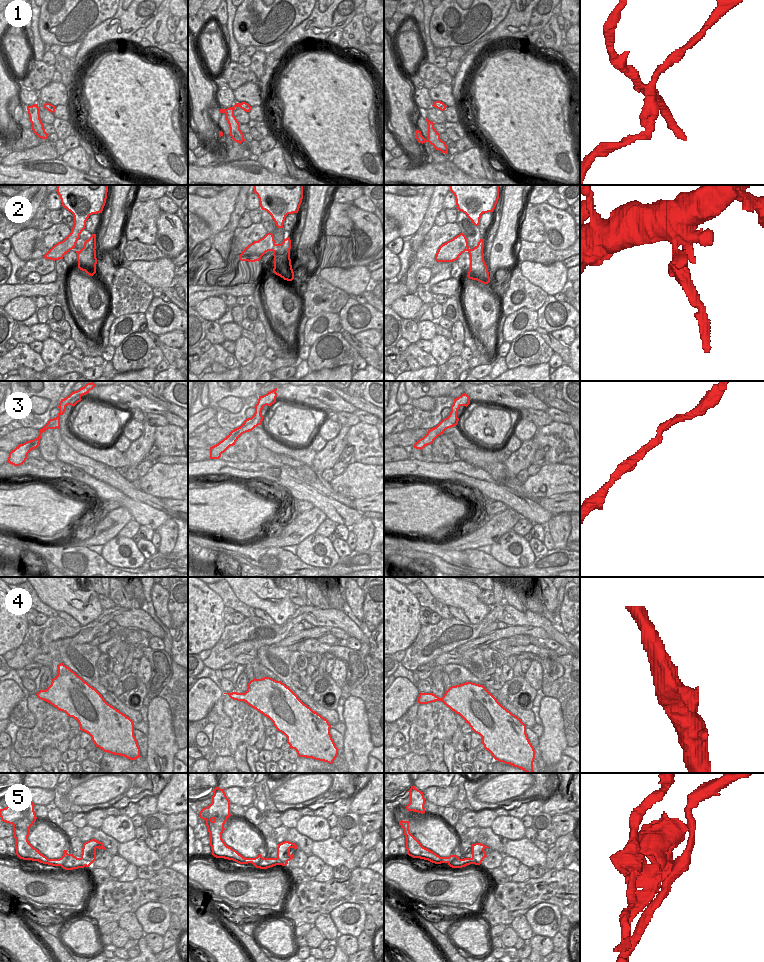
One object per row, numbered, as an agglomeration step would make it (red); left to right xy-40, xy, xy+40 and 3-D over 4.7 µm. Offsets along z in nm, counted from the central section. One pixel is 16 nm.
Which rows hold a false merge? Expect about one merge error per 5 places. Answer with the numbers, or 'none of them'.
1, 2, 5

